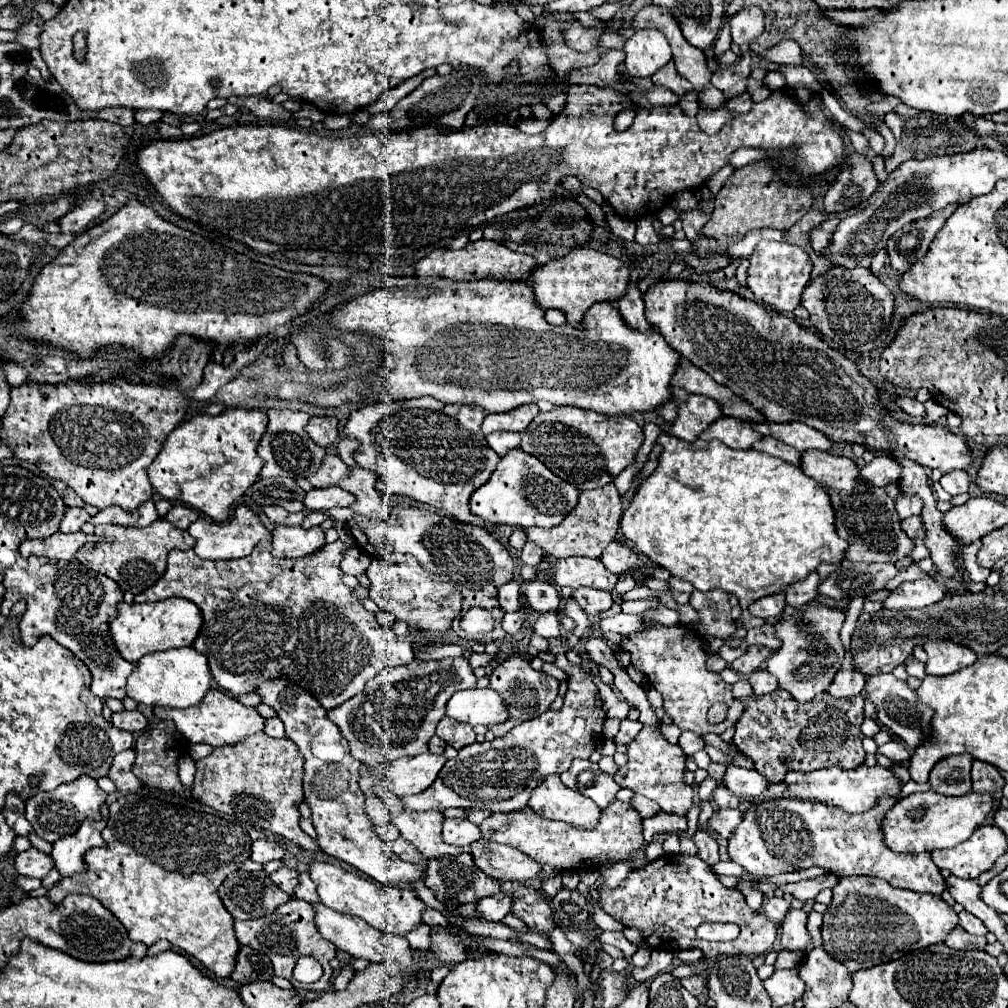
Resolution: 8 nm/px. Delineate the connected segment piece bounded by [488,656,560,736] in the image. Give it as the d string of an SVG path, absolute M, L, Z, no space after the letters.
M508 658L504 660L500 666L494 668L492 676L490 676L490 688L494 688L506 702L508 712L510 712L510 720L502 722L502 724L494 724L488 730L494 736L506 736L508 730L512 730L514 726L522 724L524 720L530 718L538 718L540 714L544 714L546 710L550 710L550 704L554 702L554 698L558 696L558 680L552 676L546 676L544 672L536 672L528 660L524 658Z

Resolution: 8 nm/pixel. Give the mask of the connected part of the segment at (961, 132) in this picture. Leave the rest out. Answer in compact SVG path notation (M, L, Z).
M886 114L886 124L896 136L896 152L886 162L886 172L892 172L898 164L906 160L924 160L932 156L950 156L950 154L964 154L970 150L982 148L982 142L972 130L966 130L960 120L946 118L946 116L926 116L920 114L916 118L900 118L898 114Z

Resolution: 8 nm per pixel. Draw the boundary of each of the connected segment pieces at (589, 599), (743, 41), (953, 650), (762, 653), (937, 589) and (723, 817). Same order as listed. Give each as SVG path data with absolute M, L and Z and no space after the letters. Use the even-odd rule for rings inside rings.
M576 588L574 598L580 604L580 608L588 616L598 616L600 612L608 610L612 606L612 594L604 590L592 590L592 588Z
M748 6L732 16L730 26L732 26L732 40L742 48L744 54L750 56L748 44L764 32L764 12L756 6Z
M930 640L924 644L924 650L928 654L926 674L932 676L954 674L966 666L972 666L978 658L970 648L954 644L950 640Z
M748 646L748 650L740 658L736 658L730 664L730 668L740 672L740 674L750 674L750 672L758 670L770 654L772 654L772 650L766 648L766 646Z
M924 578L916 582L904 582L900 584L886 600L884 608L892 610L910 610L910 608L926 608L938 600L942 600L948 594L948 586L934 580L934 578Z
M716 810L716 814L708 820L708 826L716 832L722 834L722 838L730 838L734 828L742 822L742 812L740 810Z

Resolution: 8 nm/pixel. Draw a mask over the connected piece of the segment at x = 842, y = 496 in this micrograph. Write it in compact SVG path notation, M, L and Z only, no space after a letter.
M806 450L806 454L802 454L802 472L826 486L836 510L838 536L850 544L846 550L846 558L850 562L898 562L912 552L914 542L900 530L894 500L884 488L860 482L858 466L850 458L820 450Z

